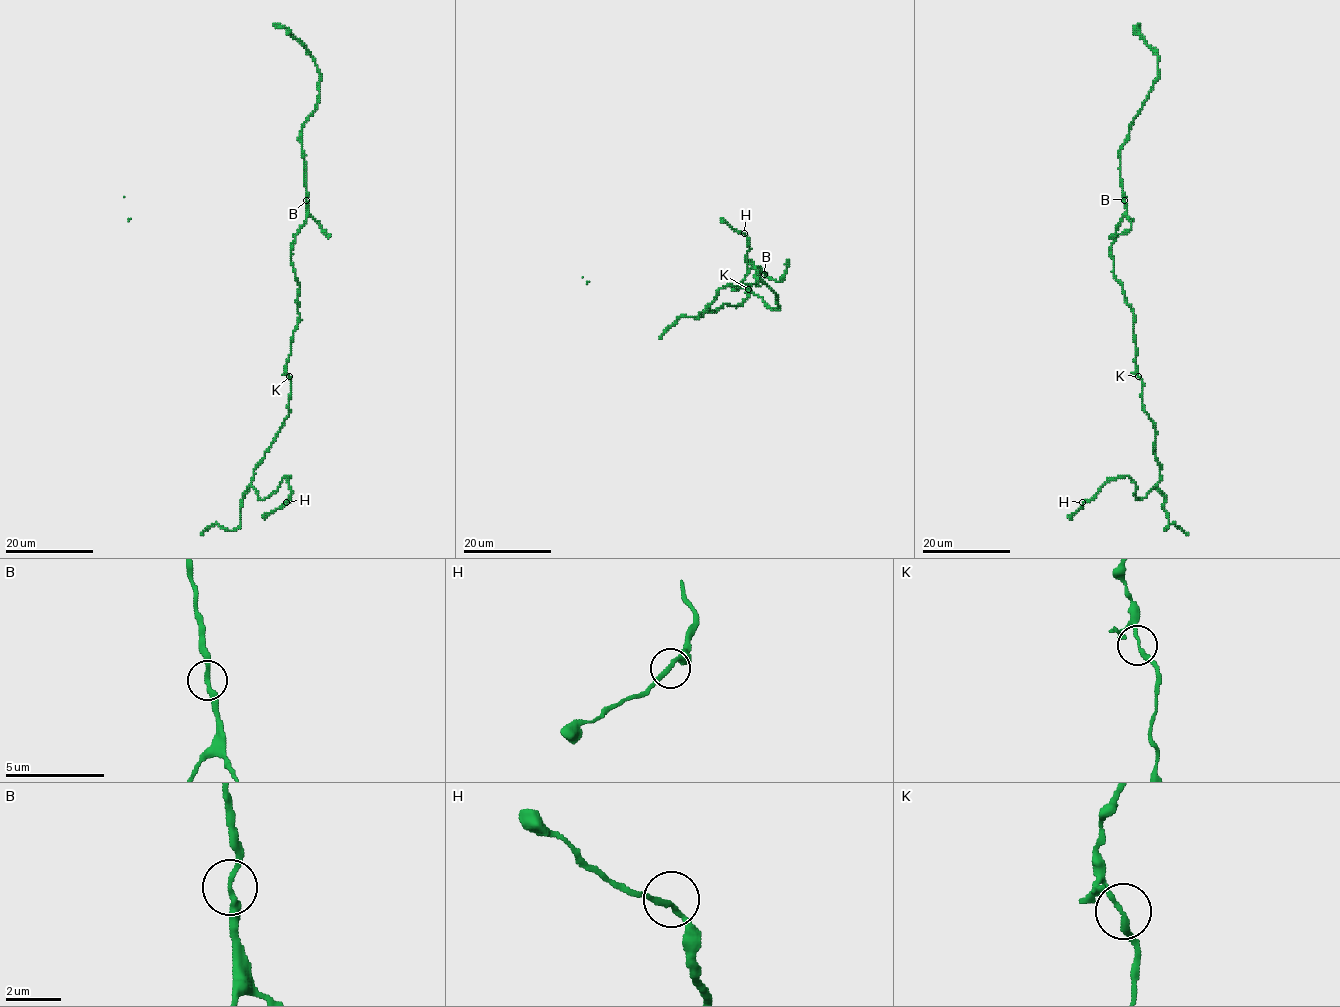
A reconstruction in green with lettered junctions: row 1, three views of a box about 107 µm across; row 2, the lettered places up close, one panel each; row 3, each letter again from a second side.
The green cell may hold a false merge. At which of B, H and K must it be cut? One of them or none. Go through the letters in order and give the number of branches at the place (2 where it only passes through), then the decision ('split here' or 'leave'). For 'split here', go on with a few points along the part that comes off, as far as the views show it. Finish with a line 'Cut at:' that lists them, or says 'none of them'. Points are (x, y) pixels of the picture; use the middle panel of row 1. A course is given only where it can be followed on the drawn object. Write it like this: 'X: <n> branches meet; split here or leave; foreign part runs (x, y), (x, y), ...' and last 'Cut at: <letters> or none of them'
B: 2 branches meet; leave
H: 2 branches meet; leave
K: 2 branches meet; leave
Cut at: none of them

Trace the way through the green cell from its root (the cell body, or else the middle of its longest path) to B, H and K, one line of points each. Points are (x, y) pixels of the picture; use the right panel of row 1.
B: (1134, 314), (1123, 286), (1115, 277), (1111, 254), (1116, 226), (1126, 210), (1124, 199)
H: (1134, 314), (1135, 361), (1143, 409), (1156, 431), (1160, 479), (1137, 499), (1129, 477), (1111, 478), (1082, 502)
K: (1134, 314), (1138, 376)

